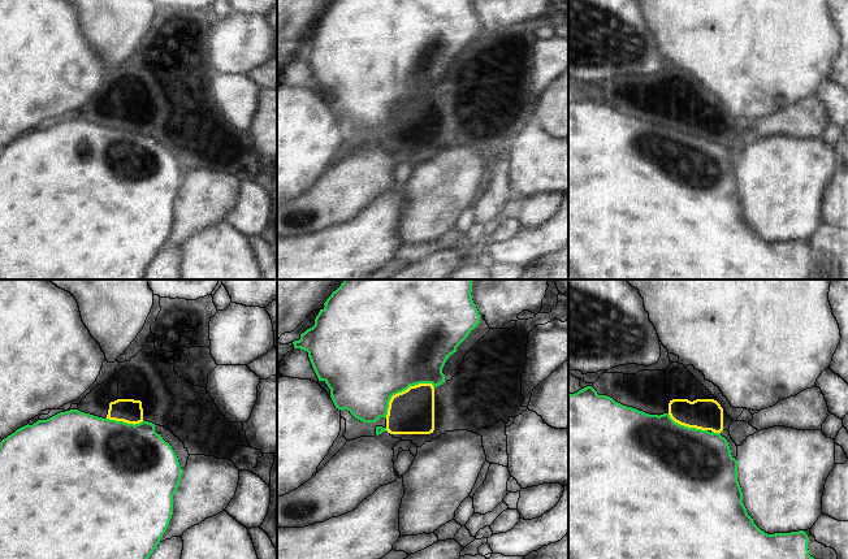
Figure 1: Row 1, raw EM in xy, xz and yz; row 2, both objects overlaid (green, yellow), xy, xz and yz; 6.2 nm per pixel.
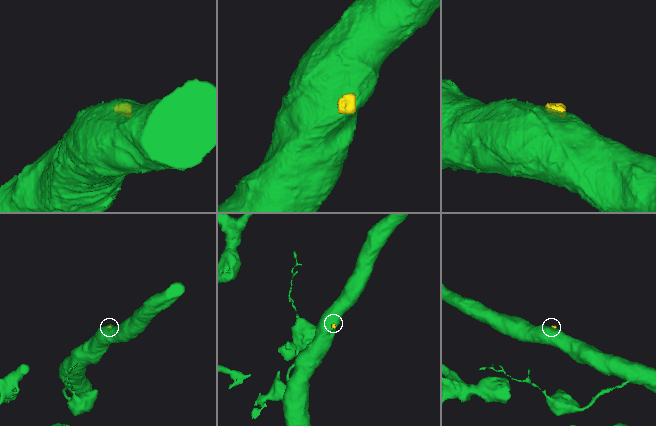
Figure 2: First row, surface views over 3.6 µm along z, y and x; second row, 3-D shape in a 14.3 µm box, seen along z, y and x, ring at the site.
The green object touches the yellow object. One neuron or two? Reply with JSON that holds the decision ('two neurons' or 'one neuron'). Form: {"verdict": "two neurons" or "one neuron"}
{"verdict": "one neuron"}

